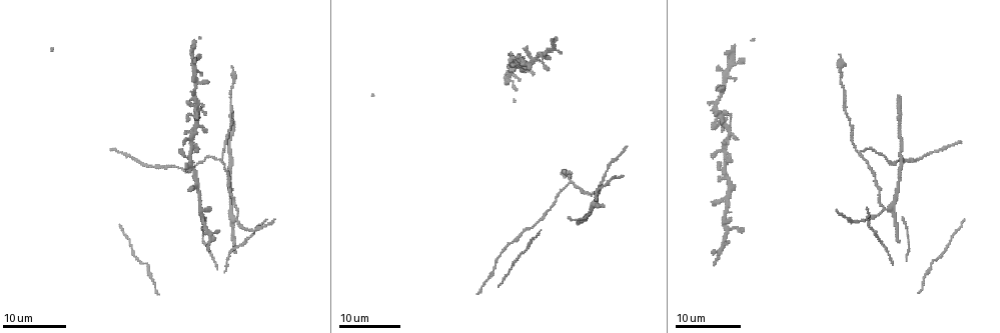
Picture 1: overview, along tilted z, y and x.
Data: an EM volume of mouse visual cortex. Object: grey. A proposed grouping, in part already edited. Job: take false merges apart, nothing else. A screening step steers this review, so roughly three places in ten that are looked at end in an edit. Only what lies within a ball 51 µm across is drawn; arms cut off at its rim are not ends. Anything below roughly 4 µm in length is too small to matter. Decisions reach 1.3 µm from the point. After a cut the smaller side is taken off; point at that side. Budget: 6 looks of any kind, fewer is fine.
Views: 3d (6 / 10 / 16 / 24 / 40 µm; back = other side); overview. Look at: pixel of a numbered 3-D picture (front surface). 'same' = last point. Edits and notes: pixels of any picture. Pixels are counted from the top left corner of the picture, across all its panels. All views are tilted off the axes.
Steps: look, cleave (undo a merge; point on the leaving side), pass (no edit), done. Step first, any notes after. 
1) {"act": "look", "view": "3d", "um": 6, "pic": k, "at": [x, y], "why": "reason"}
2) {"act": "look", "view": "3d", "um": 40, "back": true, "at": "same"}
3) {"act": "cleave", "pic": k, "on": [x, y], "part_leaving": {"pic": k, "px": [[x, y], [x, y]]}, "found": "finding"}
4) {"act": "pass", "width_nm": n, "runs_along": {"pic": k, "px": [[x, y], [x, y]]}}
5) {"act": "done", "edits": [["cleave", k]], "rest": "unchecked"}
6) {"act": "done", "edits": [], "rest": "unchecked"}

{"act": "look", "view": "3d", "um": 24, "pic": 1, "at": [541, 59], "why": "branch point"}

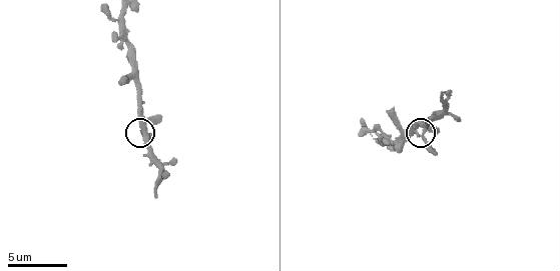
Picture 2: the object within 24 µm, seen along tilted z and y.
{"act": "look", "view": "3d", "um": 6, "pic": 2, "at": [144, 135]}

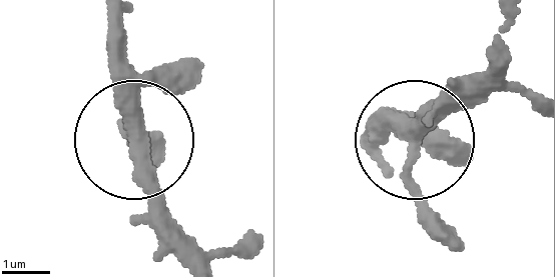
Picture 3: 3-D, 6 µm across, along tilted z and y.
{"act": "look", "view": "3d", "um": 6, "back": true, "pic": 3, "at": [413, 144]}

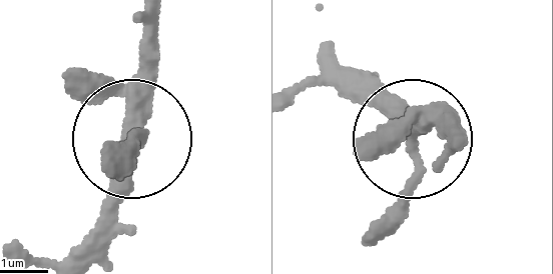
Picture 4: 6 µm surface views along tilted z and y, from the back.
{"act": "pass", "arms": 3, "found": "continuous, no second cell"}

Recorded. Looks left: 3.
{"act": "look", "view": "3d", "um": 16, "pic": 1, "at": [727, 123]}

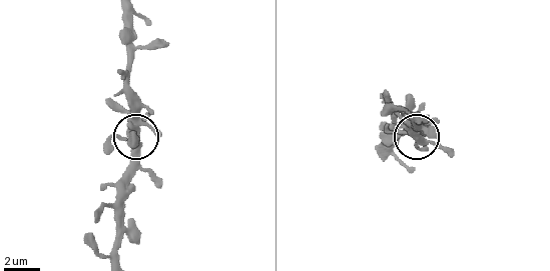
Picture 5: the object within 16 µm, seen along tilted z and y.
{"act": "look", "view": "3d", "um": 10, "at": "same"}

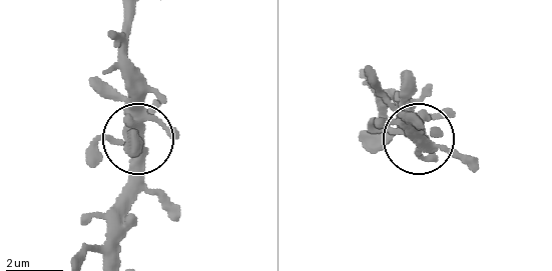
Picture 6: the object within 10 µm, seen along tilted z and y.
{"act": "pass", "width_nm": 380, "found": "one cell here"}

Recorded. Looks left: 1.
{"act": "done", "edits": [], "rest": "unchecked"}

